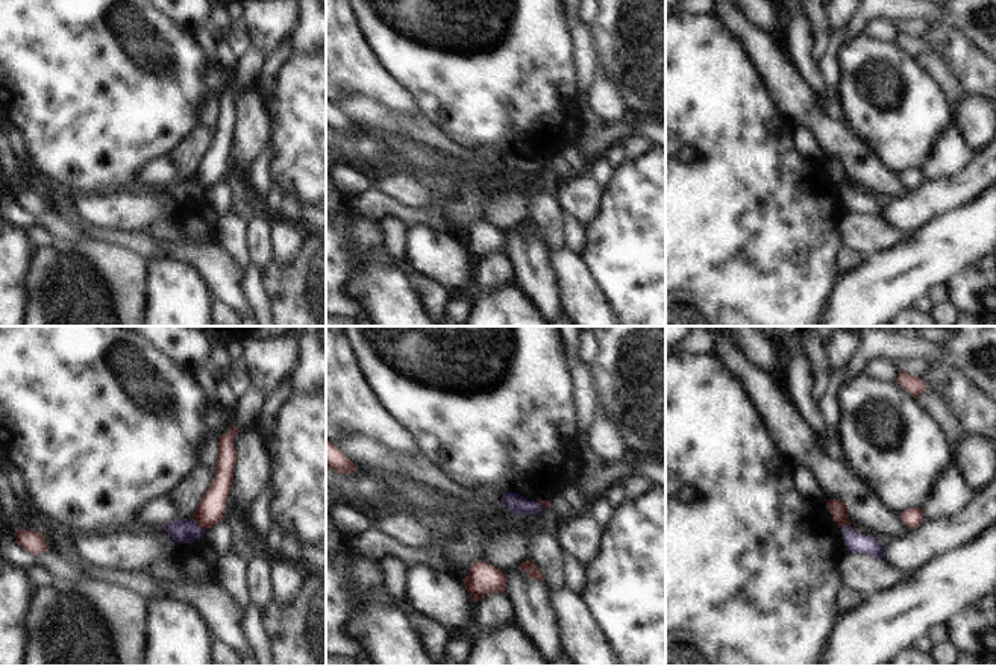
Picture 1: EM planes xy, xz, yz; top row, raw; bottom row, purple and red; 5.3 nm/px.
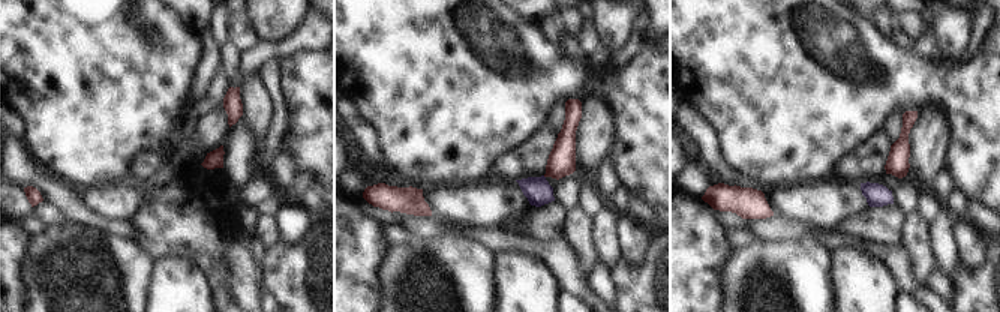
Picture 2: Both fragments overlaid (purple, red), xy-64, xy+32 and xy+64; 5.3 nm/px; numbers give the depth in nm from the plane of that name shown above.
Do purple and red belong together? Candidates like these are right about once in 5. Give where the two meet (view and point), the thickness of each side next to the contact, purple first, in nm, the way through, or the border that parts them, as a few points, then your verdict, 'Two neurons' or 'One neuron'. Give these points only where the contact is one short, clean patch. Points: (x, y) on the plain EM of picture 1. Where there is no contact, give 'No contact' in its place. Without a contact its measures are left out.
Touches purple at xy (197, 185). Thickness 130 nm (purple) against 140 nm. Boundary: xy (193, 178), (205, 190). Two neurons.

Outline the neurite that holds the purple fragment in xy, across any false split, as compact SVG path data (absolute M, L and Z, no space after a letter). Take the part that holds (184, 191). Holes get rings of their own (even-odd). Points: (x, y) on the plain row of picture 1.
M194 179L168 182L161 188L179 203L193 203L206 193L206 190L200 188Z

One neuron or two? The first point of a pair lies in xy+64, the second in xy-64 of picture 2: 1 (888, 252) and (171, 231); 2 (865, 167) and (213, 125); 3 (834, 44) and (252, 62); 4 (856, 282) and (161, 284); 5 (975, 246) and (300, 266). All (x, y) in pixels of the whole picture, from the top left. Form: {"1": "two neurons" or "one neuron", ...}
{"1": "two neurons", "2": "one neuron", "3": "two neurons", "4": "one neuron", "5": "two neurons"}

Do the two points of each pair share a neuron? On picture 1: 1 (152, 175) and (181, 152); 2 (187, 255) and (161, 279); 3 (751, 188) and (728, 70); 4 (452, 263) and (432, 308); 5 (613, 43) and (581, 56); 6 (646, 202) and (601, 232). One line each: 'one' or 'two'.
1: one
2: two
3: one
4: two
5: two
6: one

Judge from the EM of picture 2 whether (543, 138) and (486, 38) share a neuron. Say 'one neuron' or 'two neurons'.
two neurons

